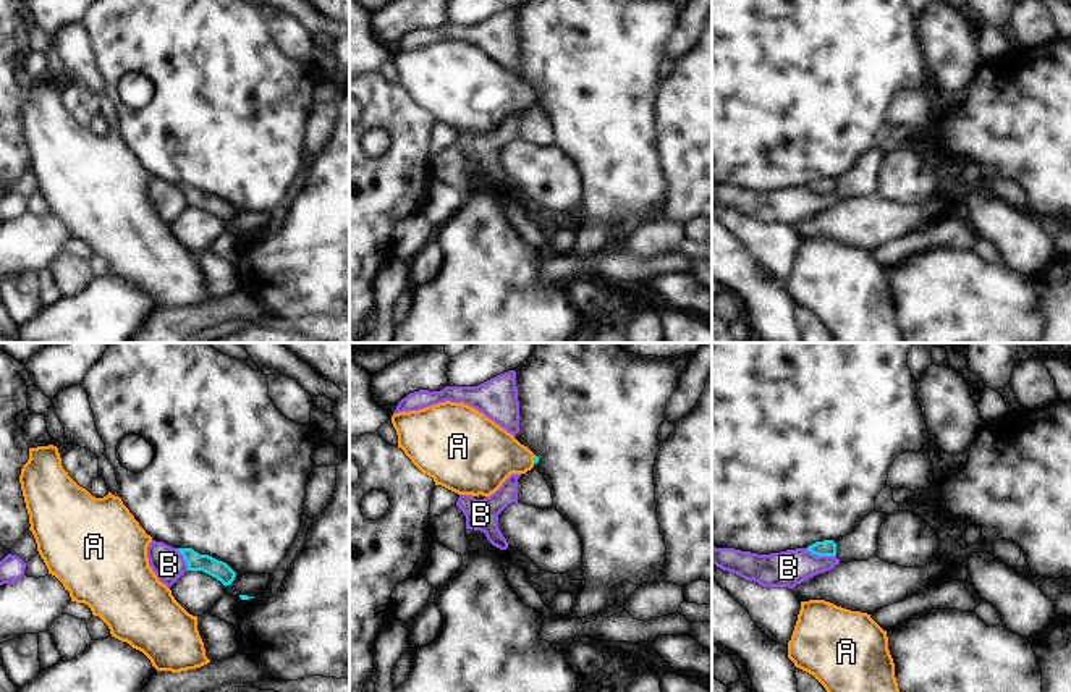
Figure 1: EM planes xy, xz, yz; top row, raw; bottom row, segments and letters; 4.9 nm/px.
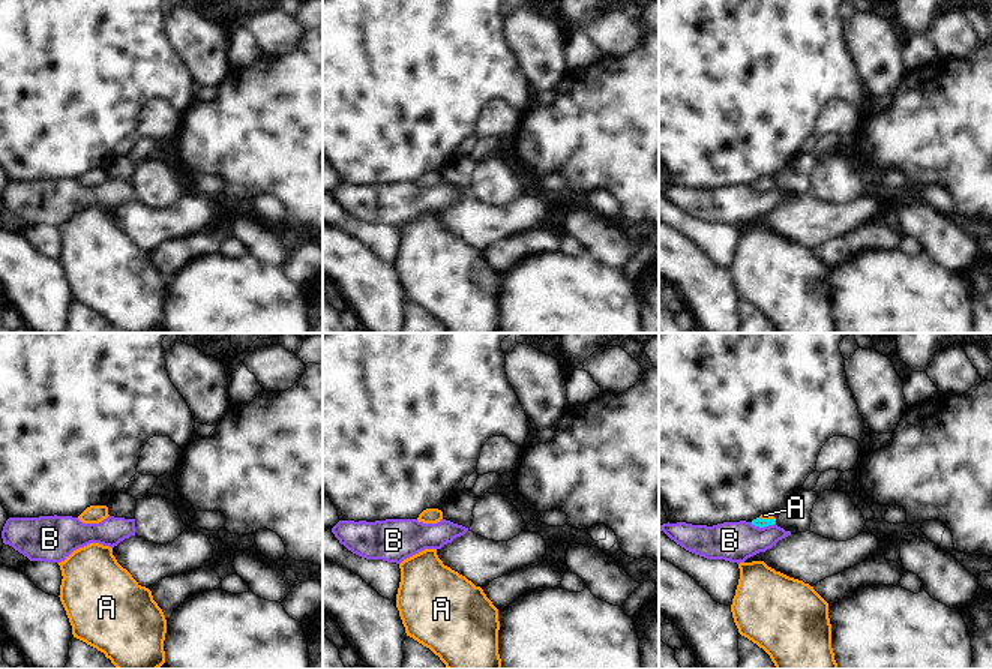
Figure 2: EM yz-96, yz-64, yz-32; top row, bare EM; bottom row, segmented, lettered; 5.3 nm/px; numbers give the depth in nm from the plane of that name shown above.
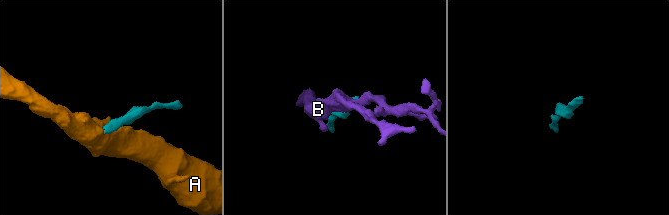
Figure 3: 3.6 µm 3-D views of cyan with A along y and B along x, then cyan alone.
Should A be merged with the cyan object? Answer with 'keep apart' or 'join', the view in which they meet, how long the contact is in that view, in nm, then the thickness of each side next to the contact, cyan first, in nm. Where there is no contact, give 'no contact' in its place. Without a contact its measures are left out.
join; contact in xz; length 40 nm; calibres 30 and 320 nm

